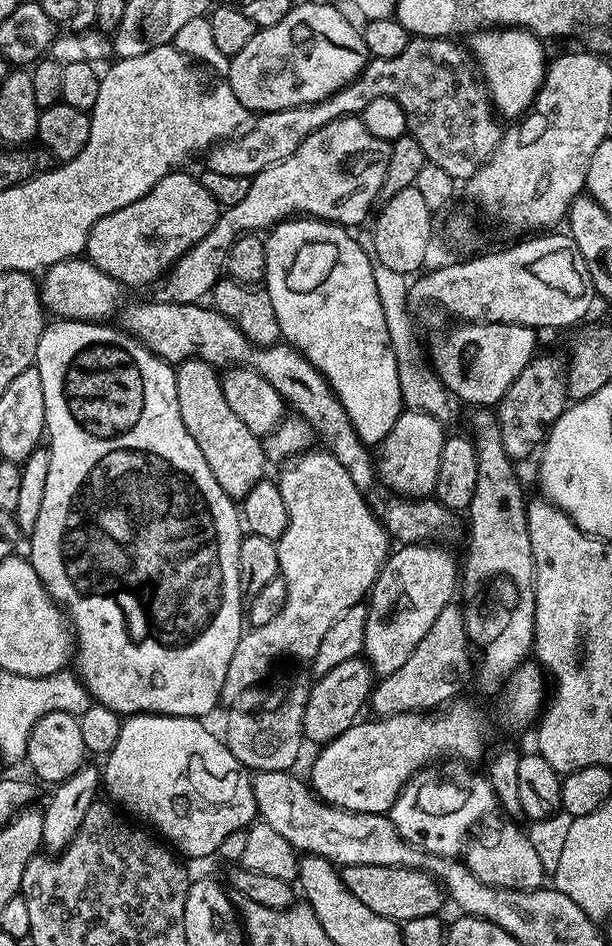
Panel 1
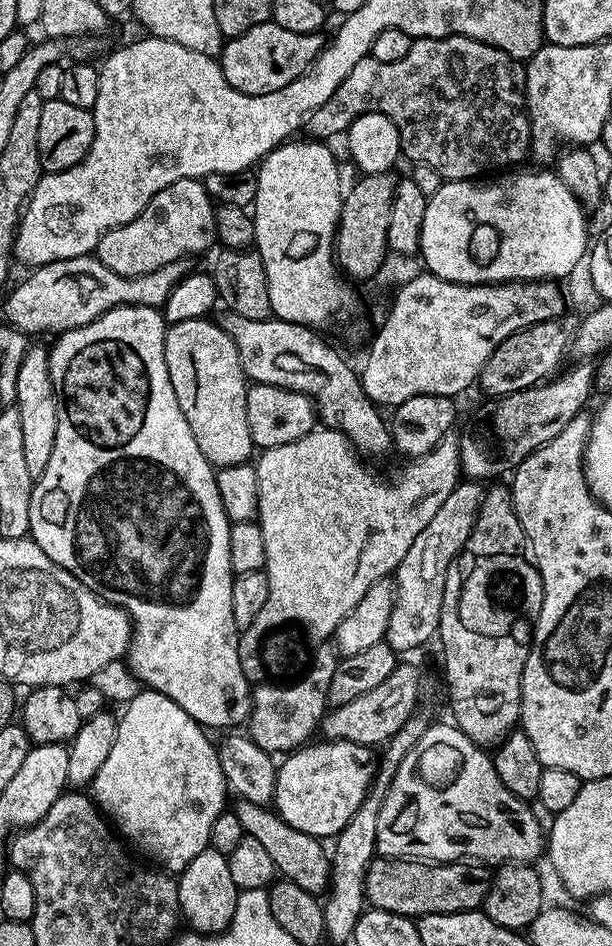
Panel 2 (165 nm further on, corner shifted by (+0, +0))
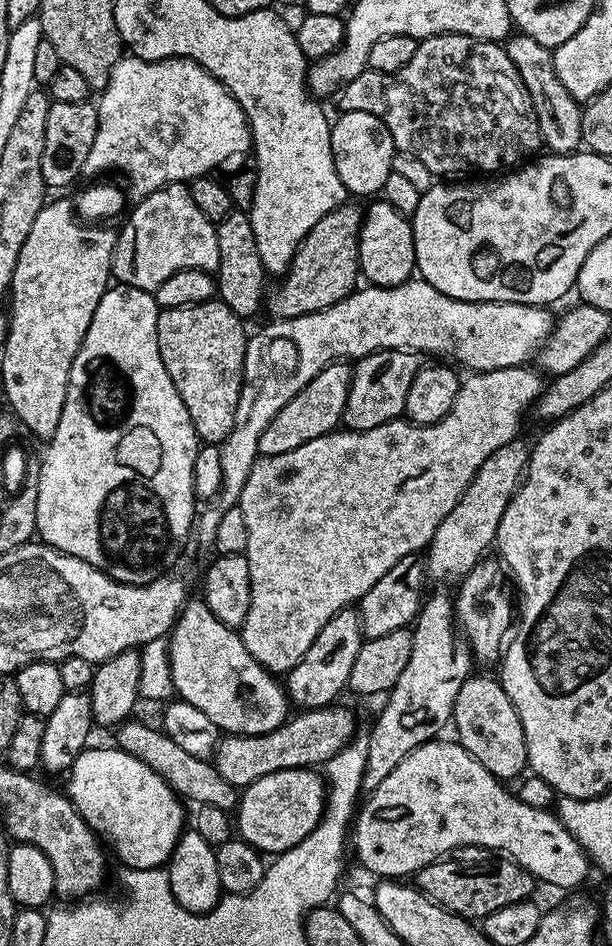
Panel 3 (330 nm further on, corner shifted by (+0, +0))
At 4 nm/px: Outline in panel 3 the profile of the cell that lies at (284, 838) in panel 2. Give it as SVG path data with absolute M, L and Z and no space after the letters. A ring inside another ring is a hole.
M129 718L115 729L115 747L121 748L126 754L134 754L142 762L146 762L172 788L177 796L185 801L193 800L193 805L218 806L218 810L231 813L238 803L238 789L222 774L218 774L216 765L211 759L203 760L194 754L189 754L174 742L159 727L151 728L137 718ZM188 799L188 800L187 800Z

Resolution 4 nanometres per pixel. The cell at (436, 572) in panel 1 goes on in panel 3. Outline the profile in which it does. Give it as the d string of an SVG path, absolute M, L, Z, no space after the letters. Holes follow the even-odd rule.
M520 438L511 440L506 446L494 450L494 454L490 454L490 458L486 458L486 462L482 462L482 466L474 474L470 486L466 486L462 498L454 506L454 510L450 510L450 514L446 514L446 518L442 518L442 526L438 526L438 530L434 530L434 538L426 549L426 576L431 583L432 580L436 584L442 583L443 580L459 581L471 568L485 559L487 552L484 551L496 544L498 522L502 522L502 514L506 514L506 506L512 495L516 493L516 487L521 482L524 469L528 467L530 448L527 443L524 445L522 440Z

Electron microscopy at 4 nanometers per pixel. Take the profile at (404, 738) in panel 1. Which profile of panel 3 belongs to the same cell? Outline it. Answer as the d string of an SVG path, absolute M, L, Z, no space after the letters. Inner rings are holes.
M307 768L278 770L258 778L239 793L234 809L234 828L239 839L257 848L261 854L279 854L298 846L310 830L320 825L326 803L326 780L319 771Z

